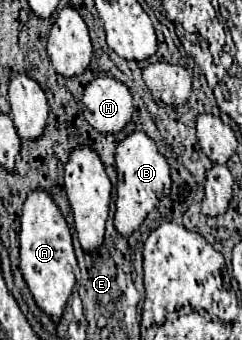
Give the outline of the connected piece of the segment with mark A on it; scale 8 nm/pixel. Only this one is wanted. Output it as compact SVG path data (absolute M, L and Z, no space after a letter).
M33 189L29 191L23 213L21 213L21 231L19 231L19 245L21 245L21 273L27 281L37 305L49 313L53 319L59 319L67 297L75 287L75 269L77 259L71 243L69 225L53 201L51 191L47 189Z

